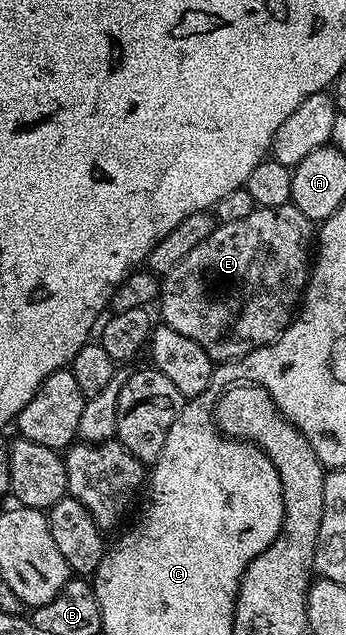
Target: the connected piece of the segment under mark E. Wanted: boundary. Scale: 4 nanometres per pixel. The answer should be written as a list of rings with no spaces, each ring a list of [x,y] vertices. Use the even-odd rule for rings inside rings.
[[[292,202],[275,208],[255,207],[254,212],[248,214],[248,218],[240,218],[240,222],[219,223],[214,232],[196,246],[196,250],[188,253],[188,258],[165,273],[160,284],[165,327],[176,330],[176,334],[184,334],[184,338],[192,338],[192,342],[201,346],[215,362],[237,361],[252,350],[271,344],[295,319],[296,305],[306,291],[315,244],[315,225]],[[249,308],[258,320],[226,320]]]

